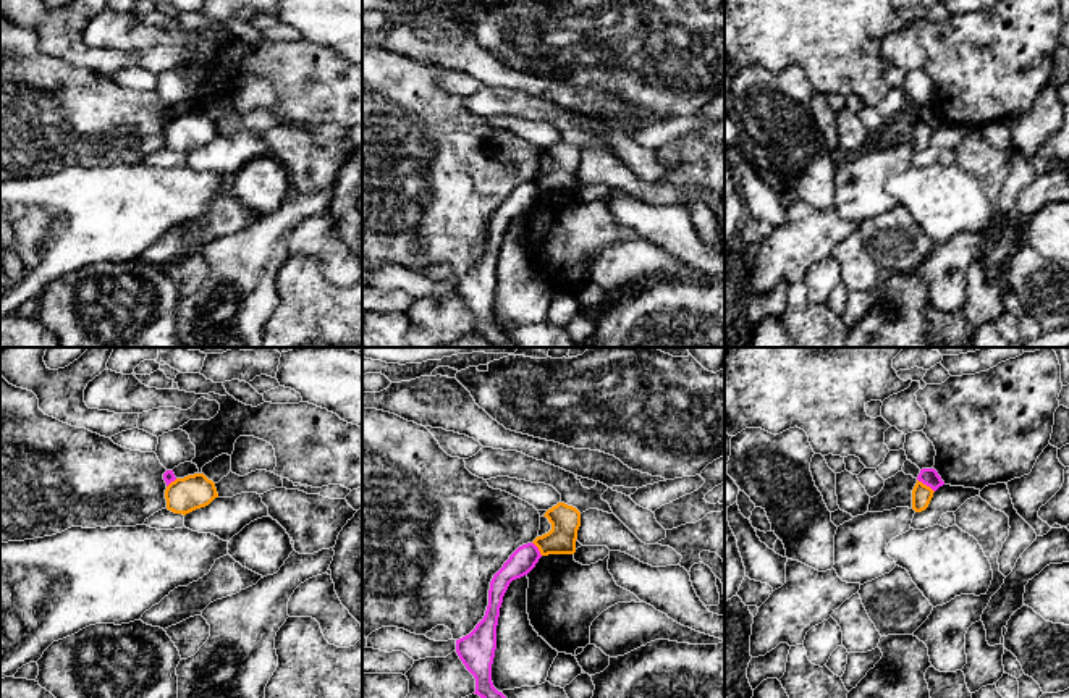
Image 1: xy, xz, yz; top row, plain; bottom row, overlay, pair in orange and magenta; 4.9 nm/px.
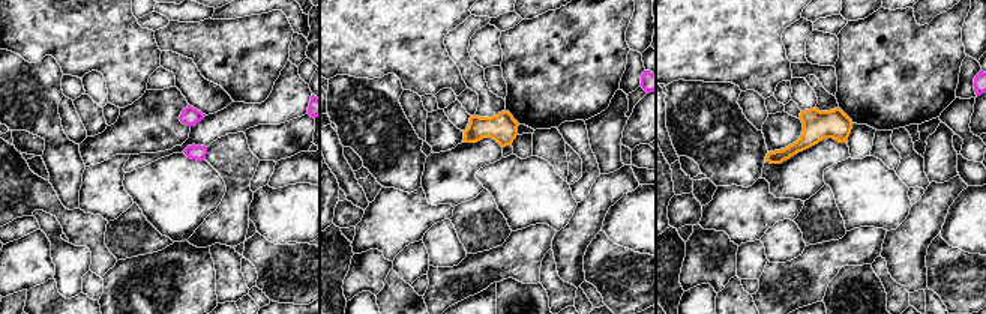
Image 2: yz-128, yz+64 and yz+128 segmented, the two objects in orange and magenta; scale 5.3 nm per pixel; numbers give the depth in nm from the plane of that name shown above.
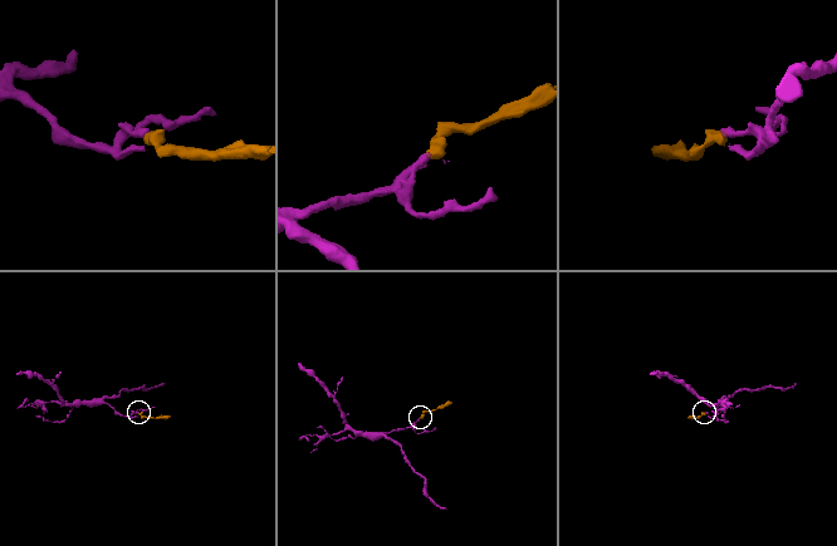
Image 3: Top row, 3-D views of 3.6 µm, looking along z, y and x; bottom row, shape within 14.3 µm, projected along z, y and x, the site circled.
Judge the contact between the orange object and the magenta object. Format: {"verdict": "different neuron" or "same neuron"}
{"verdict": "different neuron"}

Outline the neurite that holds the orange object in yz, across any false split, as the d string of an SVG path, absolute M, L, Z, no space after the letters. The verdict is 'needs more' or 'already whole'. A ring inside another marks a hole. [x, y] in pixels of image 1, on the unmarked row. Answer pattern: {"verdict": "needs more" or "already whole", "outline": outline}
{"verdict": "already whole", "outline": "M917 118L914 128L912 128L912 147L915 150L922 150L928 145L932 136L933 136L933 128L922 120Z"}

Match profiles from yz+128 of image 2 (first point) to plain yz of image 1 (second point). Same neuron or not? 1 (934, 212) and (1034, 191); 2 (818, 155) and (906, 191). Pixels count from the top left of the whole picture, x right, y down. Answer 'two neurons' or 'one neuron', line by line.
1: one neuron
2: two neurons

